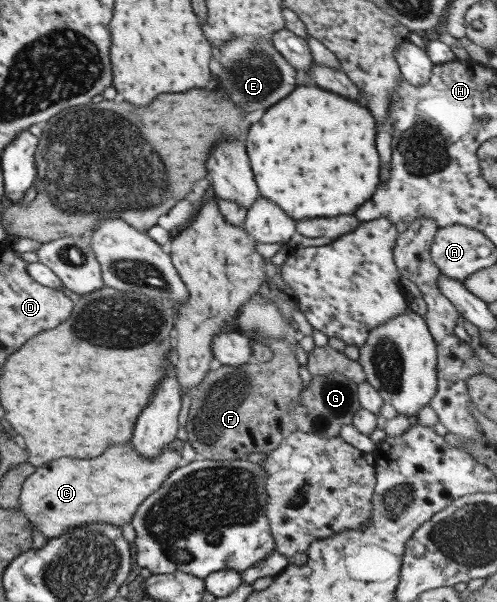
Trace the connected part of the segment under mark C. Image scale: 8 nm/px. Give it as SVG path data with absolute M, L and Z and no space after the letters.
M118 444L92 459L63 457L36 468L21 488L18 508L46 538L64 536L70 528L104 522L122 527L132 522L137 508L156 492L168 476L180 467L180 452L164 448L162 456L152 460L132 450L132 444Z

